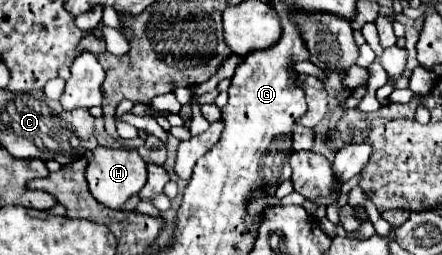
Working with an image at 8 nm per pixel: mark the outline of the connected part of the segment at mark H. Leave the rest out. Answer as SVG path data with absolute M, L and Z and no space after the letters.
M97 146L93 150L93 156L91 156L91 162L87 166L87 182L89 182L89 192L93 194L93 198L97 202L101 202L103 206L111 208L111 210L121 210L123 204L141 192L141 188L145 186L147 182L147 168L145 168L145 162L143 158L135 152L135 150L123 150L123 148L103 148L103 146Z

